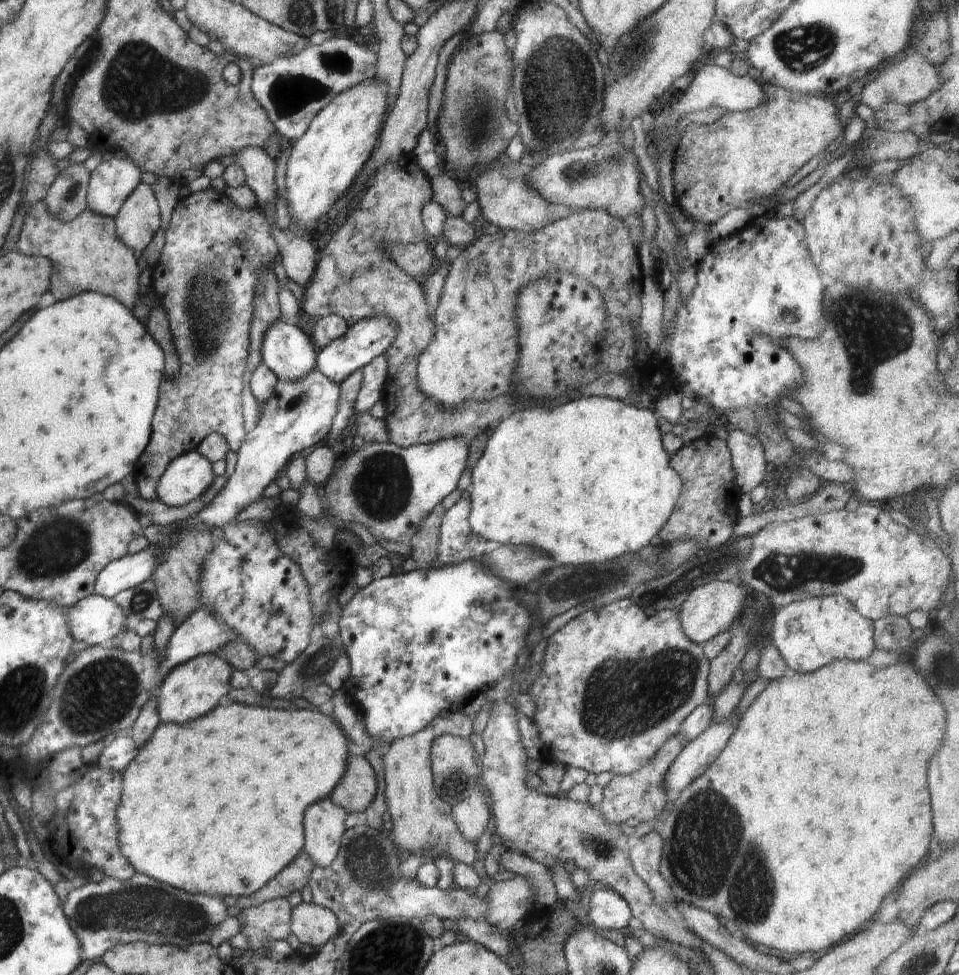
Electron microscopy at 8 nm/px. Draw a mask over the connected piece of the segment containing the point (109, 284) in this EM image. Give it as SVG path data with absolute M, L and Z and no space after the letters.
M45 201L35 202L26 210L24 224L17 241L18 250L24 255L46 256L54 266L54 284L50 290L56 300L77 297L80 293L96 291L118 299L130 310L138 296L138 264L126 245L116 234L115 218L94 214L89 208L74 222L62 222L50 214Z

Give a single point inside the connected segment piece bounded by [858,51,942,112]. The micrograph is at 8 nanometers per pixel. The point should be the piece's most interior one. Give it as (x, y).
(910, 80)

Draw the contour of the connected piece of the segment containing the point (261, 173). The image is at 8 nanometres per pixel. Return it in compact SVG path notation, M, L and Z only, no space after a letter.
M251 146L240 150L235 159L235 162L244 170L245 184L252 189L258 200L257 207L276 208L275 161L265 150Z

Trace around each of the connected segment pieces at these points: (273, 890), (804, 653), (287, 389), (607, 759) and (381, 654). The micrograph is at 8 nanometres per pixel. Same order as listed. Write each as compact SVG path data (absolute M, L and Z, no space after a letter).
M304 852L300 853L288 866L273 876L260 890L248 897L239 897L236 906L241 909L261 905L276 898L288 898L292 892L301 891L308 884L315 864Z
M841 595L791 602L786 608L773 610L770 621L770 641L787 666L798 673L816 672L833 660L865 661L876 649L874 620L858 613Z
M312 370L306 378L298 382L278 379L274 394L261 404L258 425L246 433L242 446L238 448L236 467L224 488L202 512L181 521L180 526L196 528L198 532L212 532L214 528L222 528L228 522L236 520L236 516L252 503L262 500L268 484L277 480L276 477L290 463L290 459L330 436L332 422L338 412L340 385L318 370Z
M625 597L607 605L596 607L593 610L584 610L580 616L576 616L570 622L566 622L565 626L562 626L556 633L548 637L544 660L542 660L542 670L540 670L538 678L530 684L529 694L534 696L534 702L536 703L536 712L532 716L532 720L538 727L540 740L542 741L540 760L543 758L543 753L548 751L554 755L556 761L565 765L566 768L584 769L590 774L611 771L615 775L628 776L628 774L634 774L634 772L642 770L642 766L646 766L648 762L655 760L656 753L660 750L662 744L666 740L670 740L679 731L686 716L692 710L696 710L698 706L710 701L707 687L709 666L710 661L707 660L704 654L703 644L692 642L684 634L678 609L661 610L652 613L636 606L634 602L630 602L629 597Z
M481 557L470 558L462 564L456 566L430 566L428 569L415 569L404 574L392 574L381 579L374 579L364 588L358 589L346 606L342 607L342 616L340 616L340 638L341 643L346 648L346 654L350 661L350 688L356 698L356 707L364 718L364 726L372 738L382 740L388 747L392 742L402 740L418 734L438 714L445 712L456 712L463 704L466 704L472 696L484 693L487 689L498 683L514 668L515 659L523 652L526 647L526 638L529 634L531 622L530 612L518 603L518 597L523 597L522 588L512 588L506 580L498 578L494 570L488 570L482 562Z

